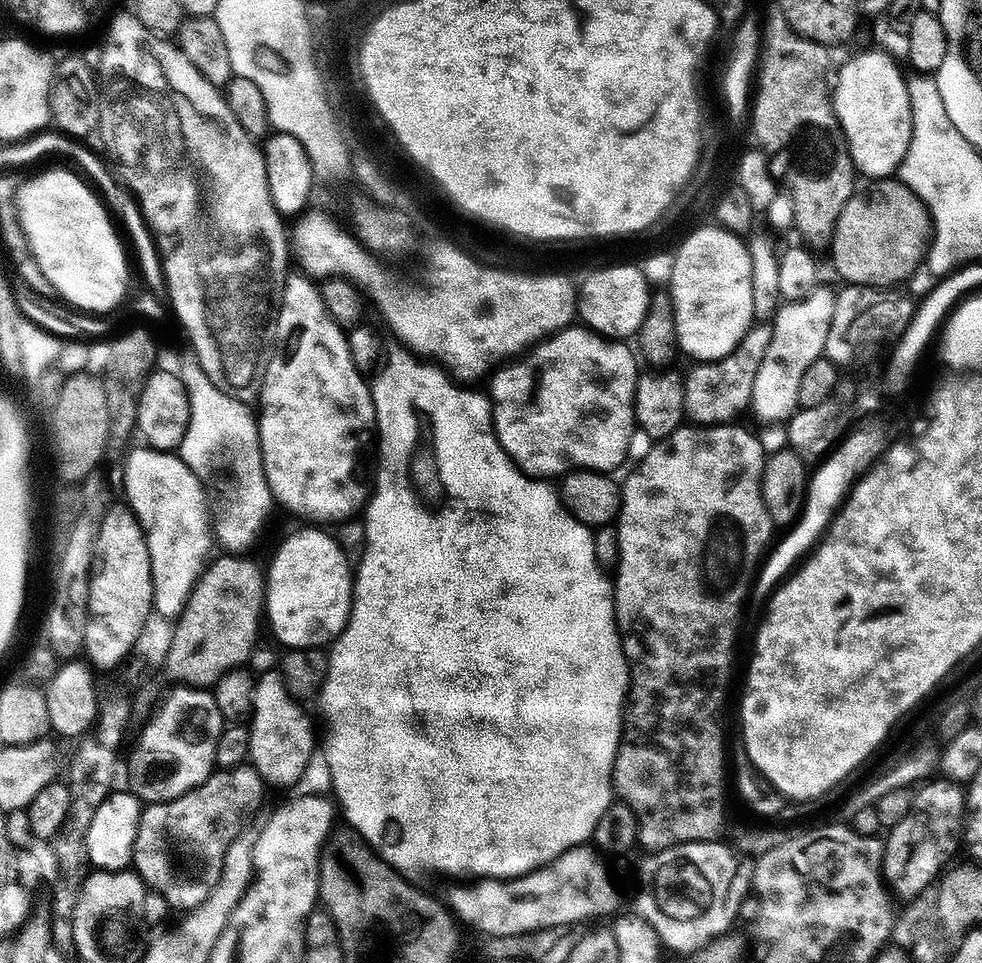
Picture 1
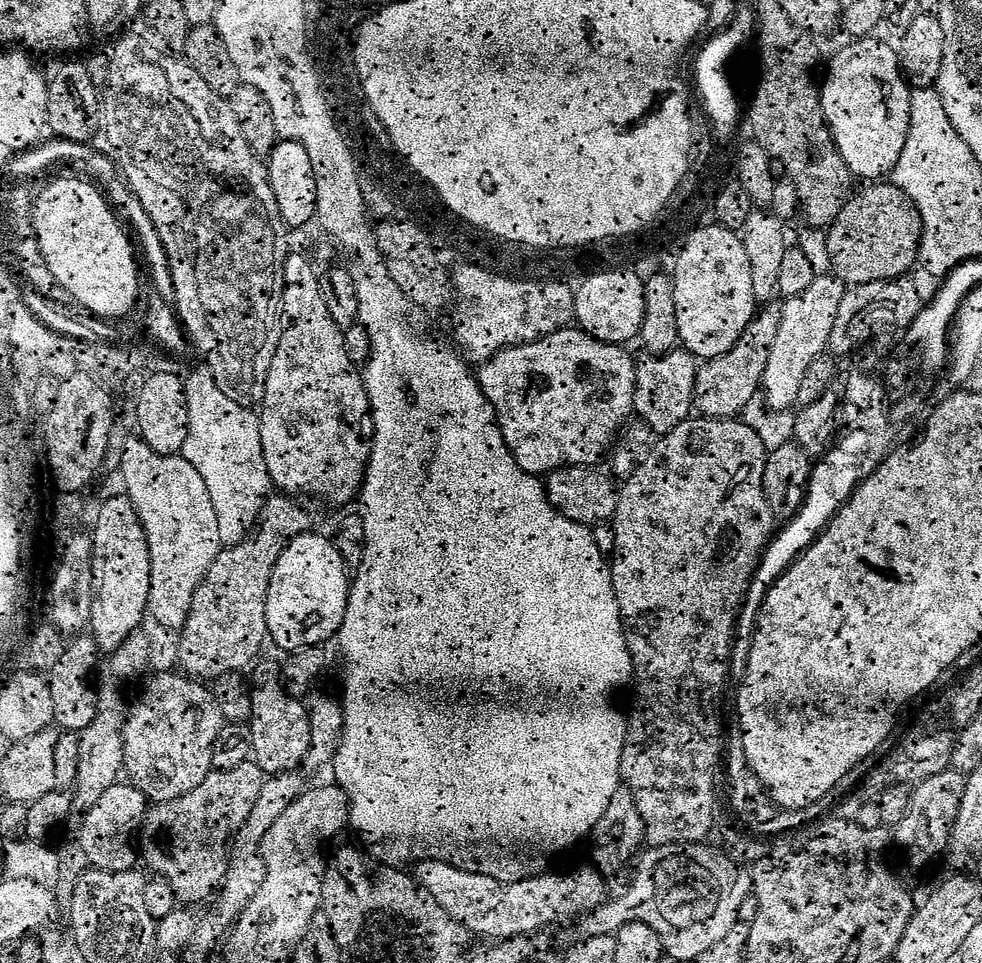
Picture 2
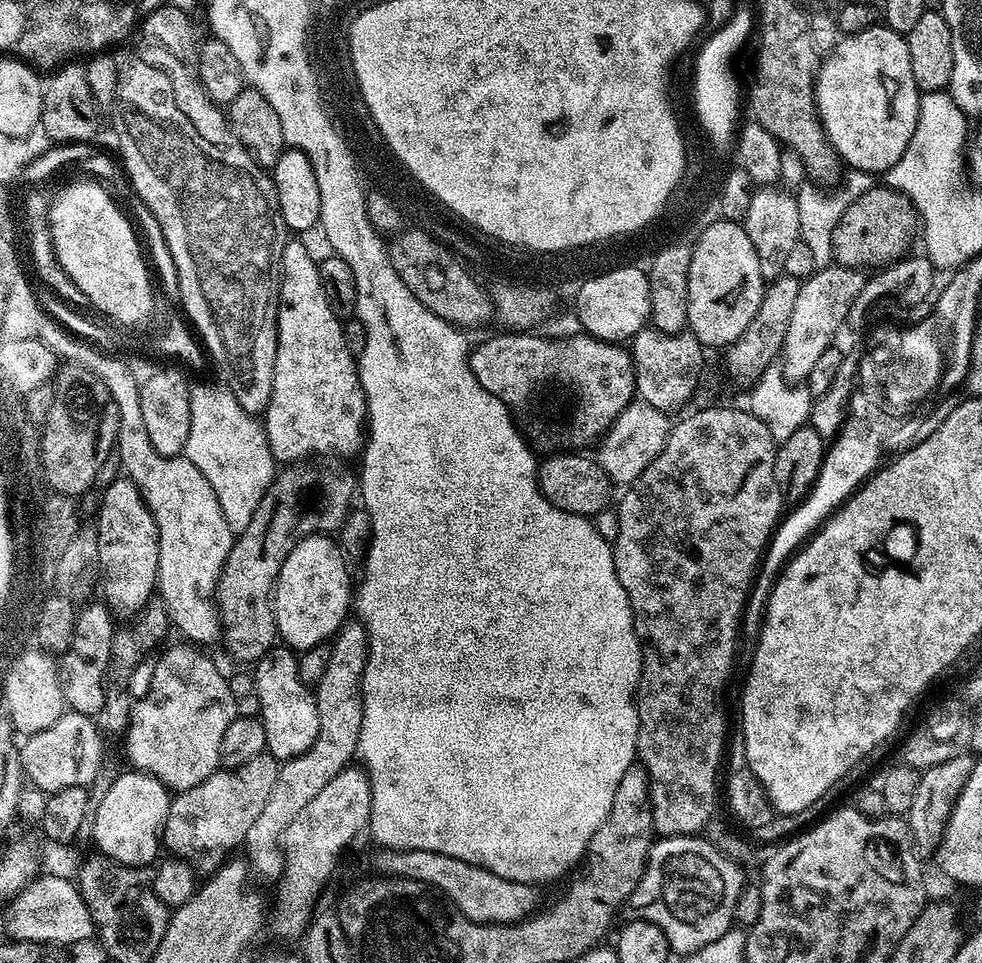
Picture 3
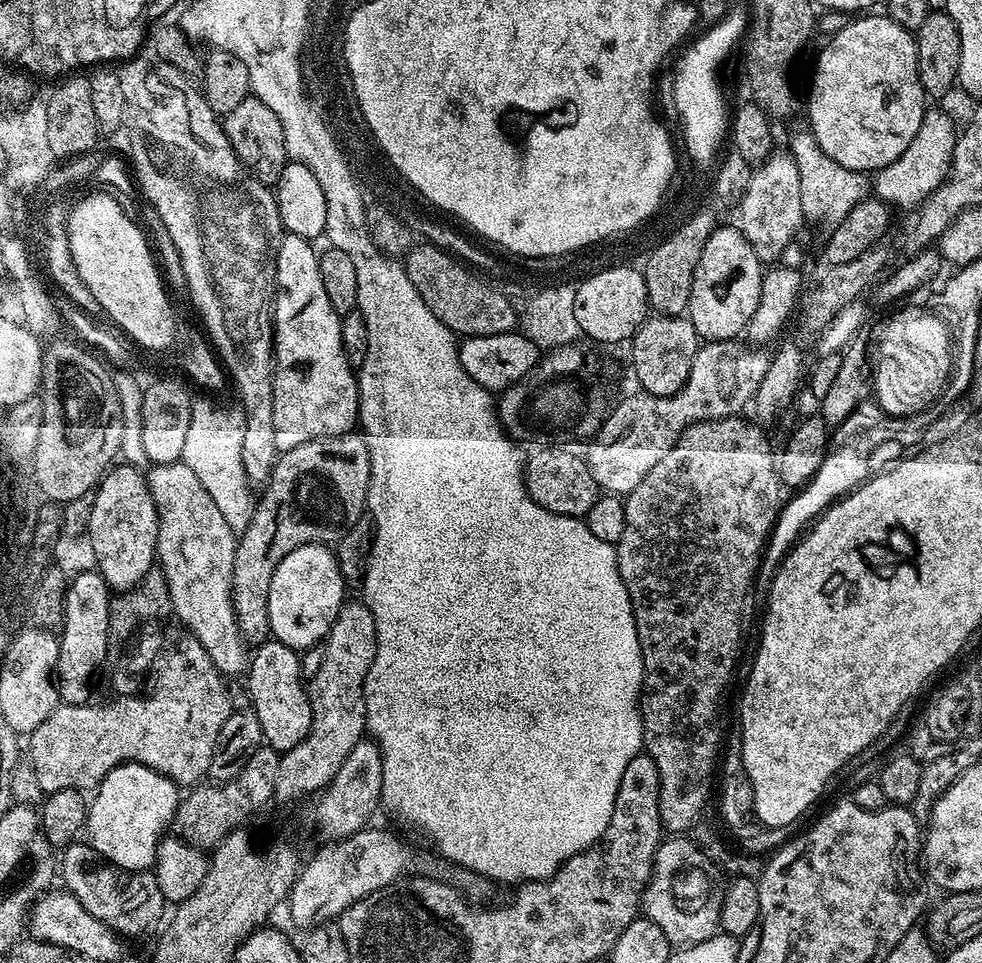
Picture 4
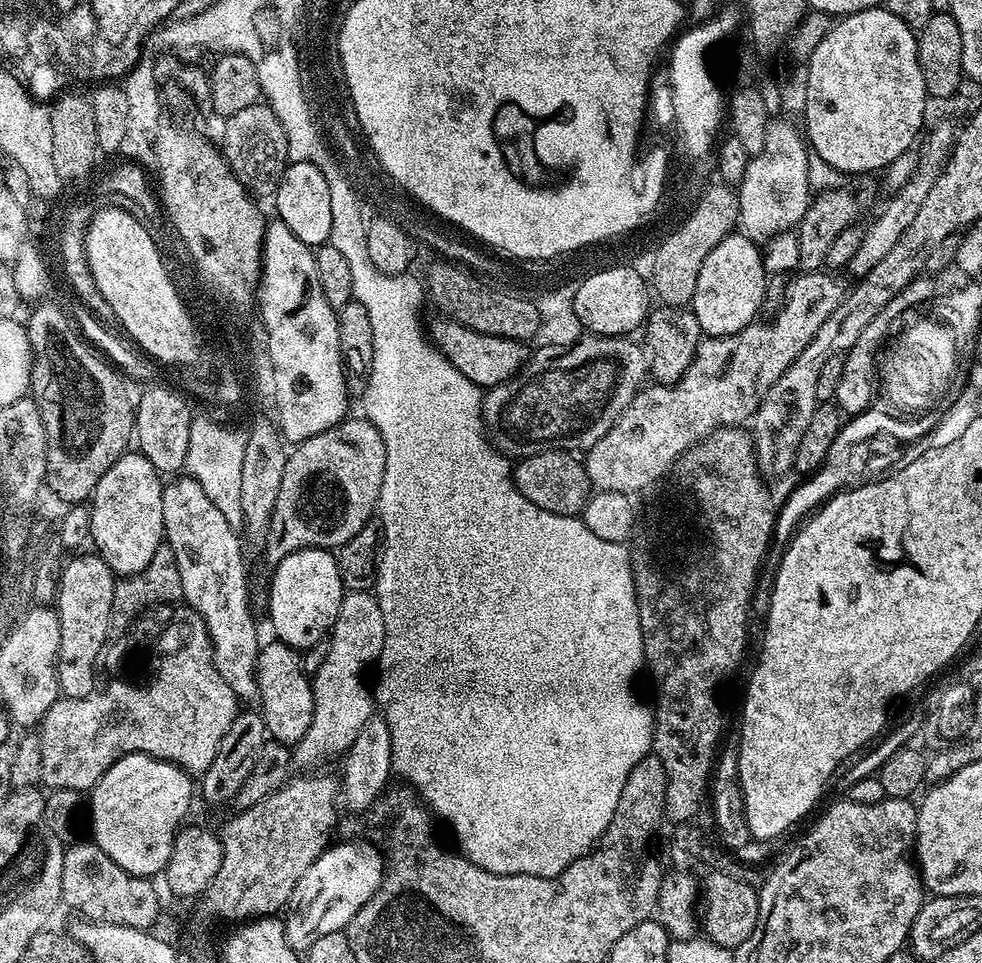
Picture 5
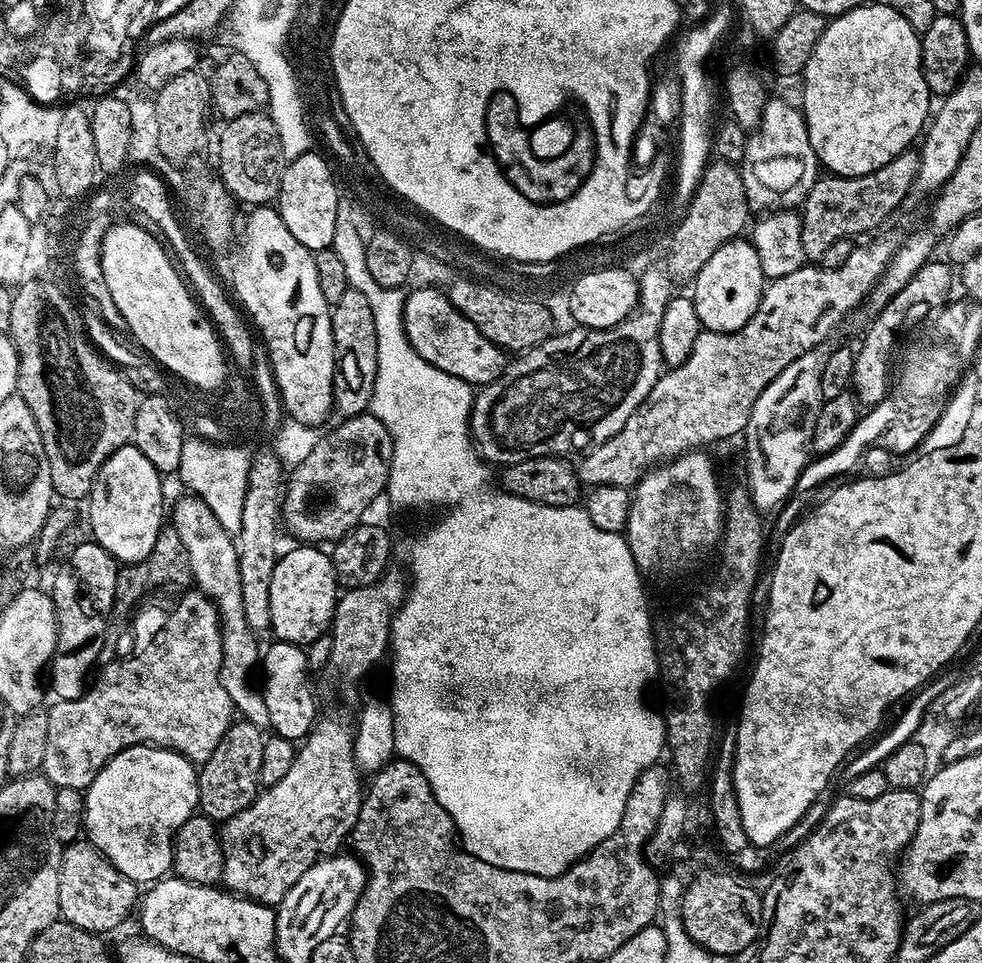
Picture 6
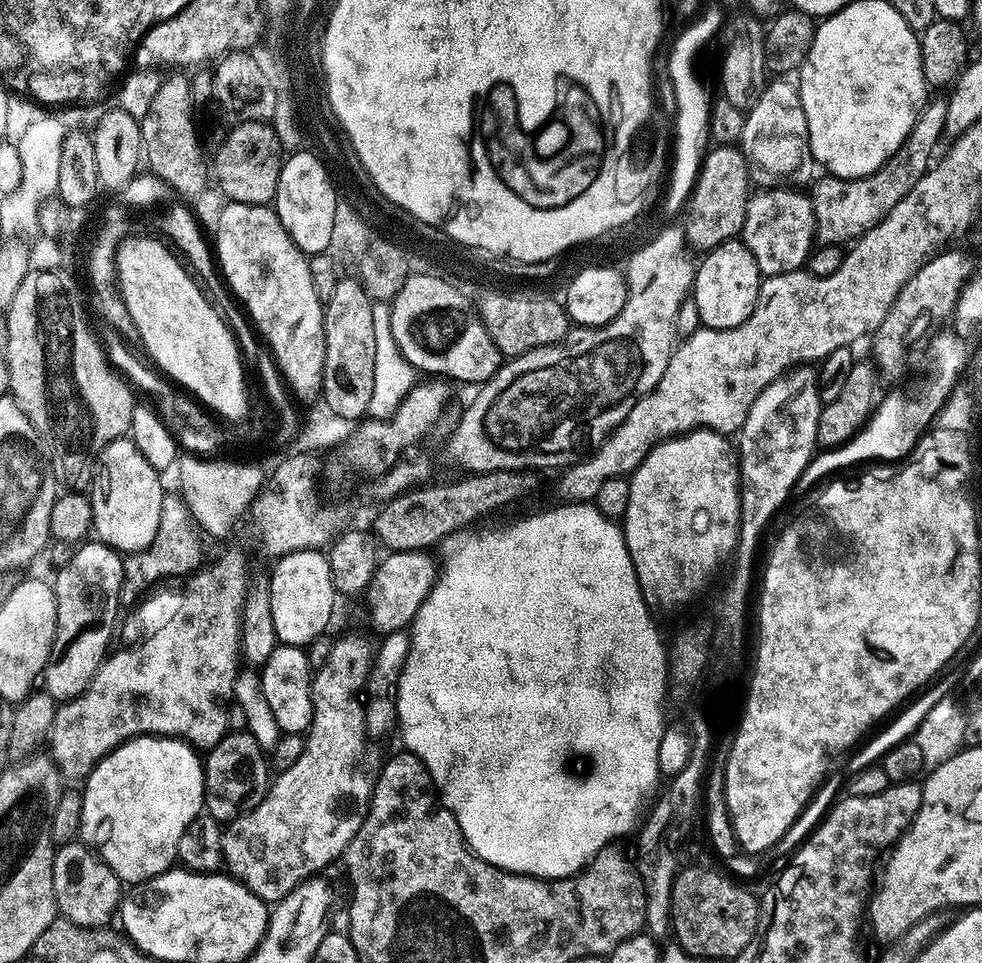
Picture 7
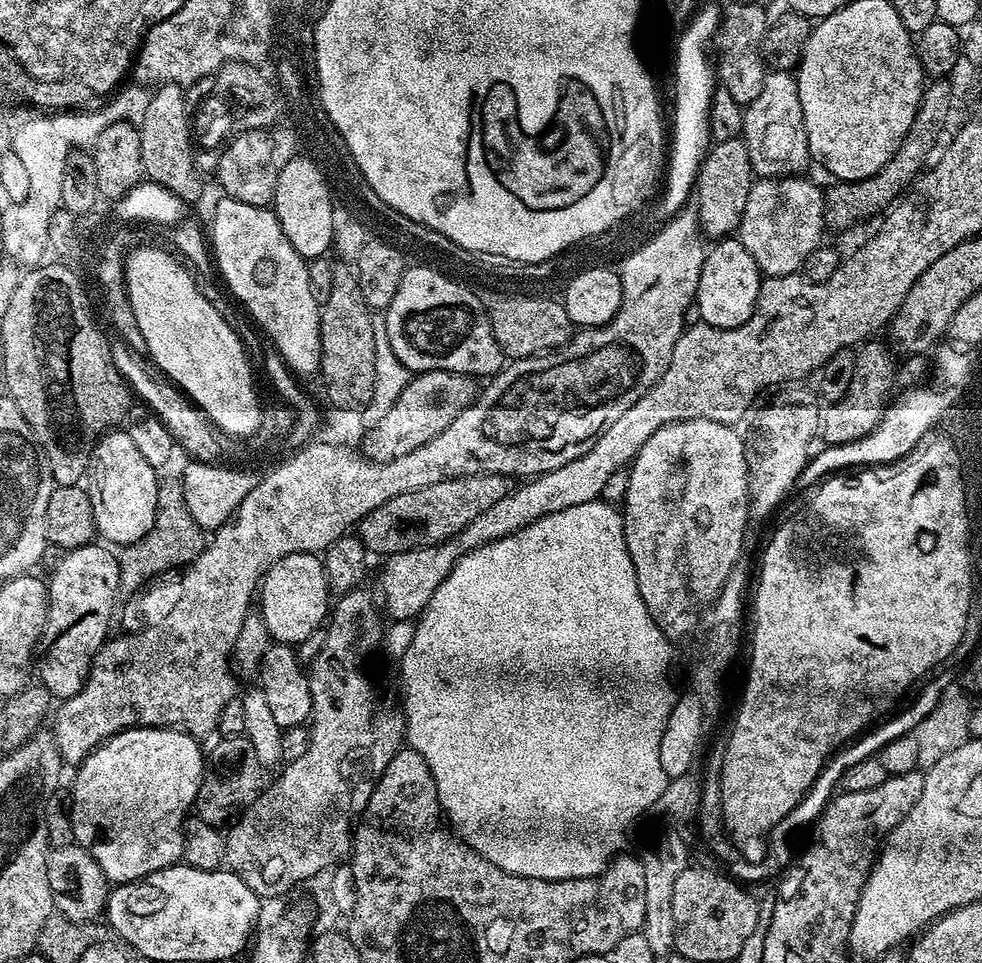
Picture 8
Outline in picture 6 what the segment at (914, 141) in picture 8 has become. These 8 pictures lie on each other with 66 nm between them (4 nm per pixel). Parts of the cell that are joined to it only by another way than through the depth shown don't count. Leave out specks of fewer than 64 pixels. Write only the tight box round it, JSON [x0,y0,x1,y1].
[800,148,920,262]

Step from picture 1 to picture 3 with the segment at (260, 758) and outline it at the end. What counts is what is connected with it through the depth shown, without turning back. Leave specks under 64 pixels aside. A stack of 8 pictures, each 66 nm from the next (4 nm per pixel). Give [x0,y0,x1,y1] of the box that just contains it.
[254,646,318,762]

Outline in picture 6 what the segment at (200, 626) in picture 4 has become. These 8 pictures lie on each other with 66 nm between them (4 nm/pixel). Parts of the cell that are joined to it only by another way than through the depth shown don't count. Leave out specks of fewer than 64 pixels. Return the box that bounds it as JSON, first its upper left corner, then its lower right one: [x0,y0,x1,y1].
[170,494,270,730]

